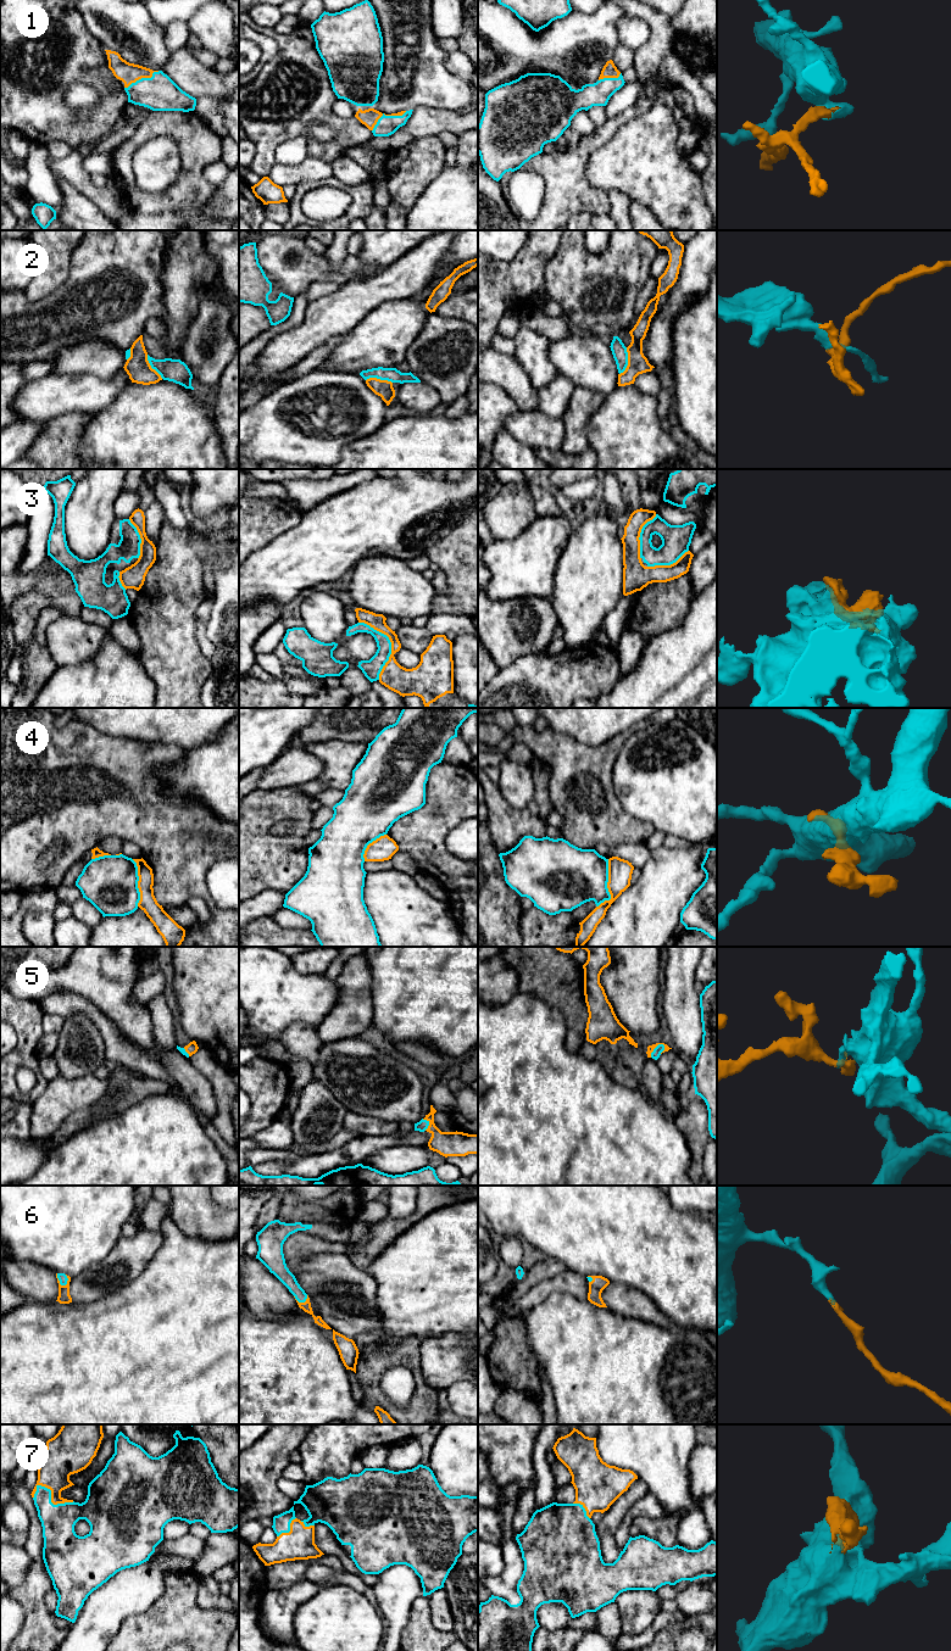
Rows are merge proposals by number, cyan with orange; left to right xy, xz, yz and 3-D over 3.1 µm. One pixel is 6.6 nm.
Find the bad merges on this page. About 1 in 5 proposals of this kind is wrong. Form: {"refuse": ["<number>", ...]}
{"refuse": ["2", "4"]}

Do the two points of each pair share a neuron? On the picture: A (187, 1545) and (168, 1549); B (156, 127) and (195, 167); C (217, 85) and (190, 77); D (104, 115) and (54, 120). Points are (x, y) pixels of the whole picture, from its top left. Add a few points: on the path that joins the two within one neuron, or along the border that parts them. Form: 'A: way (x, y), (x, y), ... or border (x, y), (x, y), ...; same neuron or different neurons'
A: way (182, 1546), (173, 1548); same neuron
B: way (170, 127), (194, 150), (194, 154); same neuron
C: way (211, 83), (196, 79); same neuron
D: way (92, 126), (66, 126); same neuron

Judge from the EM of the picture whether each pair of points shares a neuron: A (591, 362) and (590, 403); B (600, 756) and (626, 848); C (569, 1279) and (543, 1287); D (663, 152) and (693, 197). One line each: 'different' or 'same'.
A: different
B: different
C: same
D: same

